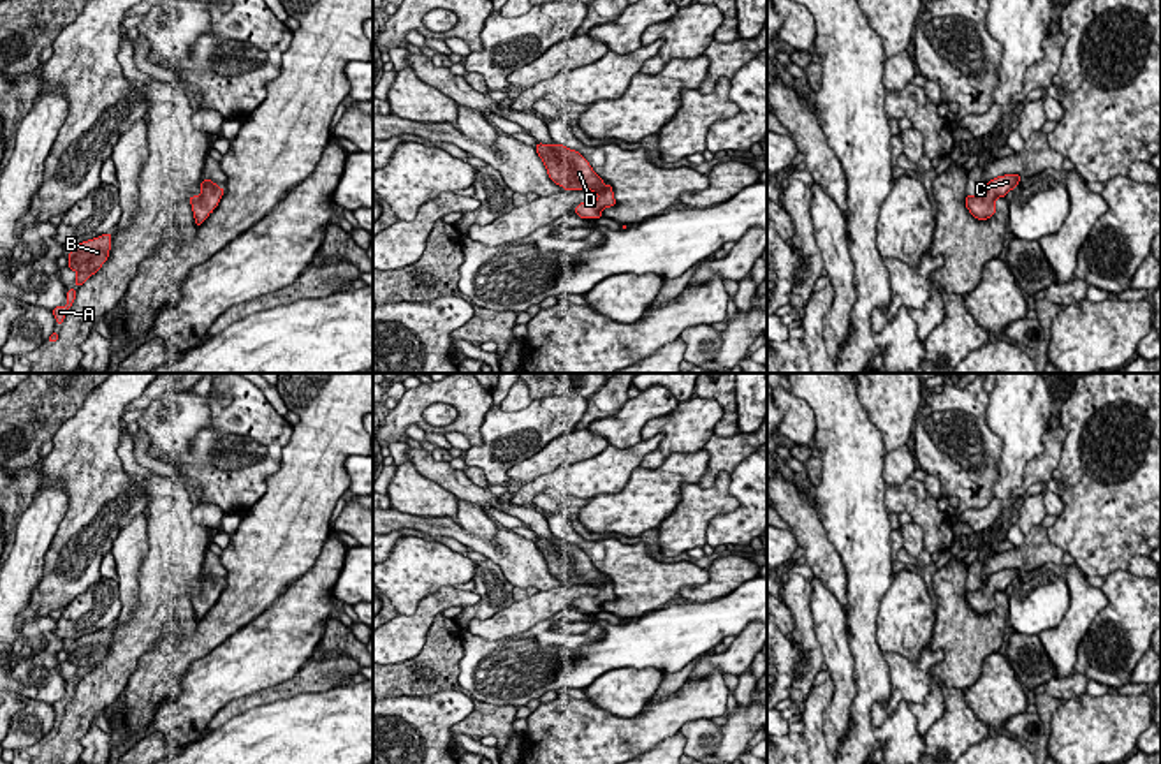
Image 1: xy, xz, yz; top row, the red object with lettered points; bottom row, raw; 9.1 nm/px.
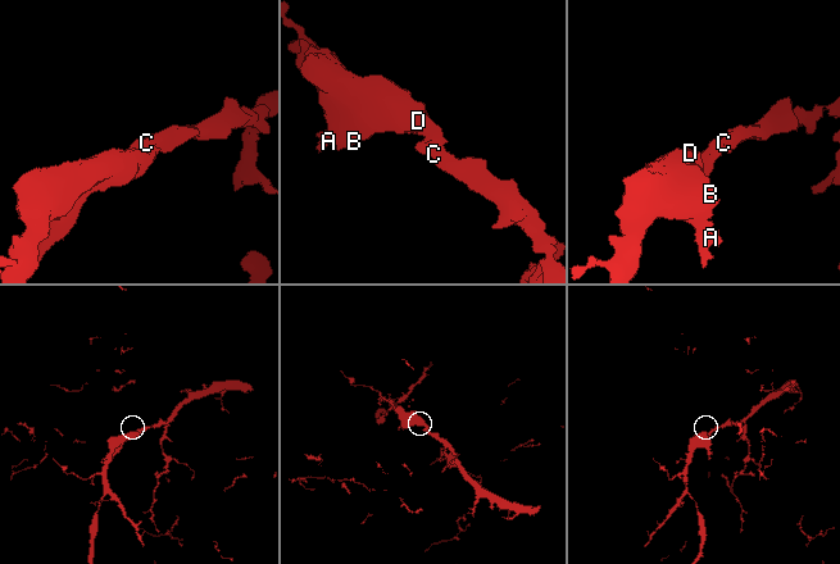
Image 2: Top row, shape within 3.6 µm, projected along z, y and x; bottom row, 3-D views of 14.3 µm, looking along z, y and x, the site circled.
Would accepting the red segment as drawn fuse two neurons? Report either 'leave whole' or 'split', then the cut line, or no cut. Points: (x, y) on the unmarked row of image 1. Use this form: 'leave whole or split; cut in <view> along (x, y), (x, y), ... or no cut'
leave whole; no cut

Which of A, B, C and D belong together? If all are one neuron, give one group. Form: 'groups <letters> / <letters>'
groups A B C D

